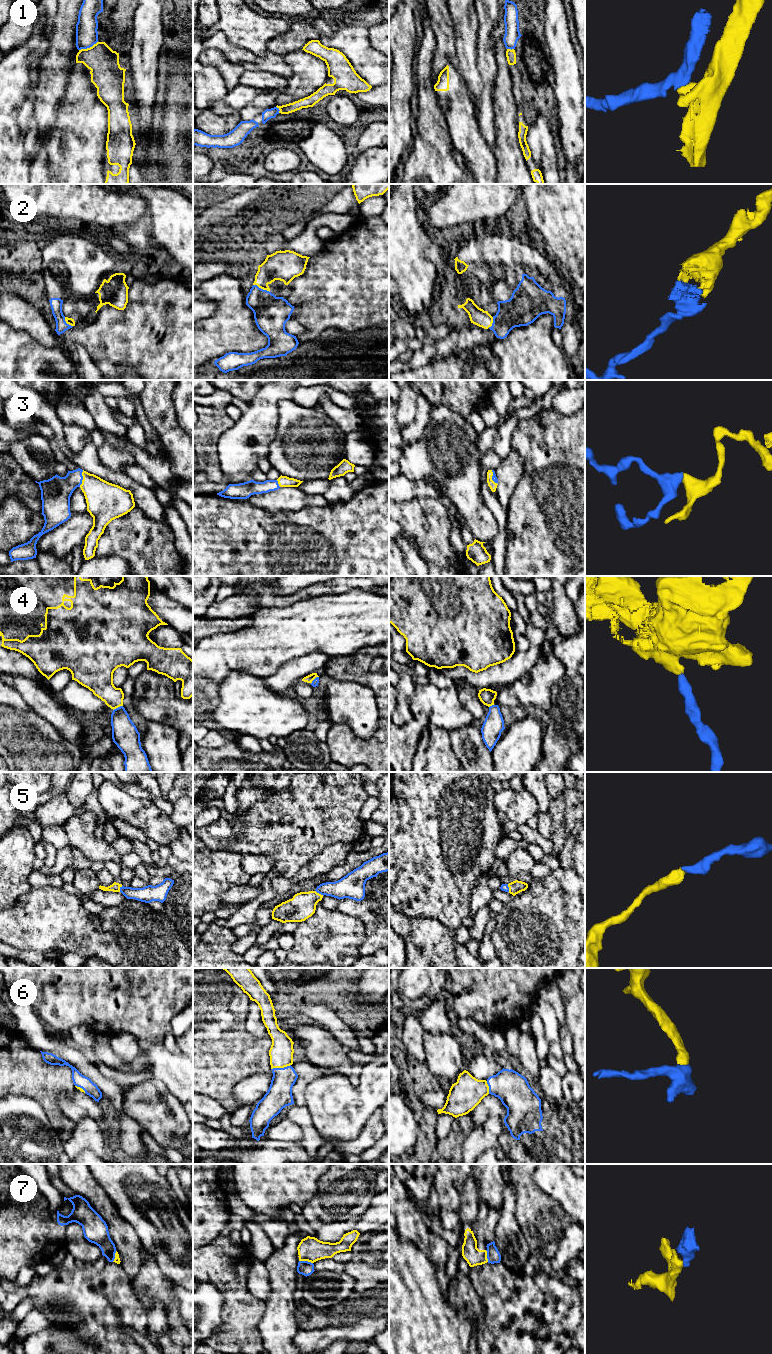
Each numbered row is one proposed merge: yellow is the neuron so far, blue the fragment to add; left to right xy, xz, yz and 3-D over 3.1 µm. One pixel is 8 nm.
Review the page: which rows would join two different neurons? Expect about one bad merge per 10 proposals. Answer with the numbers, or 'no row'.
1

